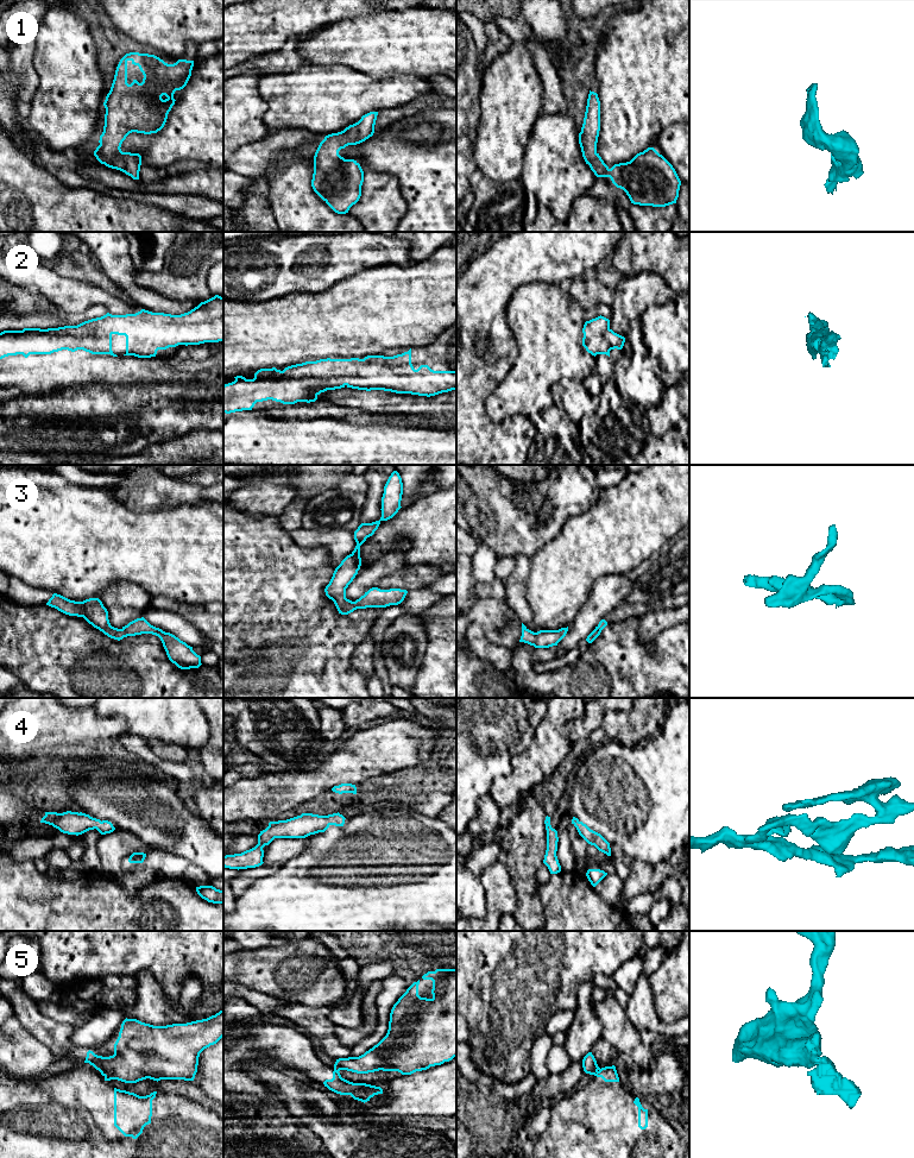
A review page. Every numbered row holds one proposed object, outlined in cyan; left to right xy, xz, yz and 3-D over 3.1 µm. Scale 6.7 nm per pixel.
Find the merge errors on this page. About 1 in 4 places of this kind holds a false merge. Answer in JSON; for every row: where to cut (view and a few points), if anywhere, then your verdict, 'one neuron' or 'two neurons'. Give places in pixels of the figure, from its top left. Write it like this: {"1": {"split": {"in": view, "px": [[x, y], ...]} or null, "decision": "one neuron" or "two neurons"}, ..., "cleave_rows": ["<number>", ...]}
{"1": {"split": null, "decision": "one neuron"}, "2": {"split": null, "decision": "one neuron"}, "3": {"split": null, "decision": "one neuron"}, "4": {"split": null, "decision": "one neuron"}, "5": {"split": {"in": "yz", "px": [[599, 1068], [592, 1074]]}, "decision": "two neurons"}, "cleave_rows": ["5"]}

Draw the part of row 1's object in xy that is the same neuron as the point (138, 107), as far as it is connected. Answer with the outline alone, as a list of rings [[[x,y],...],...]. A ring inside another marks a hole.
[[[139,52],[126,54],[120,59],[115,70],[111,90],[107,94],[106,100],[103,102],[103,106],[106,108],[105,126],[103,126],[103,132],[100,136],[100,140],[99,140],[100,145],[94,151],[94,156],[101,164],[105,164],[106,166],[112,169],[120,170],[126,175],[131,176],[133,180],[139,180],[141,156],[139,153],[122,152],[120,149],[121,144],[126,139],[126,137],[132,132],[151,134],[151,133],[157,133],[164,127],[168,119],[168,114],[176,101],[174,99],[174,94],[176,90],[181,90],[187,86],[191,76],[193,67],[194,67],[194,61],[178,59],[174,64],[168,64],[155,55],[139,54]],[[128,61],[131,61],[132,64],[138,65],[140,71],[143,73],[144,78],[141,83],[139,83],[137,80],[133,80],[131,84],[127,83]]]

